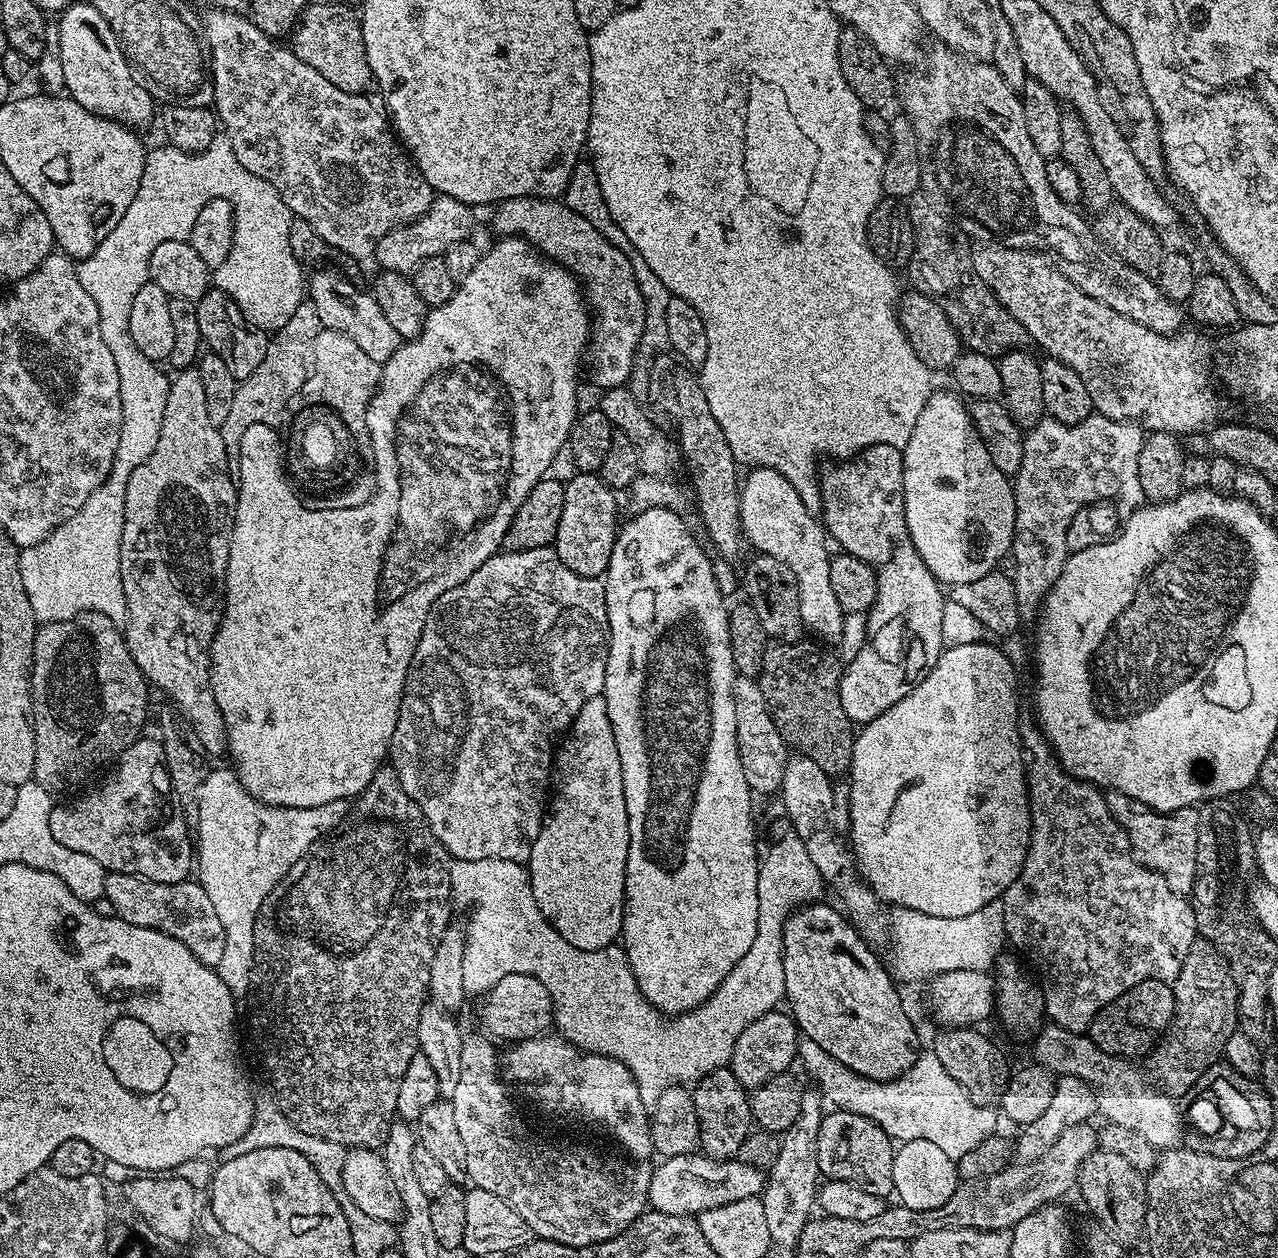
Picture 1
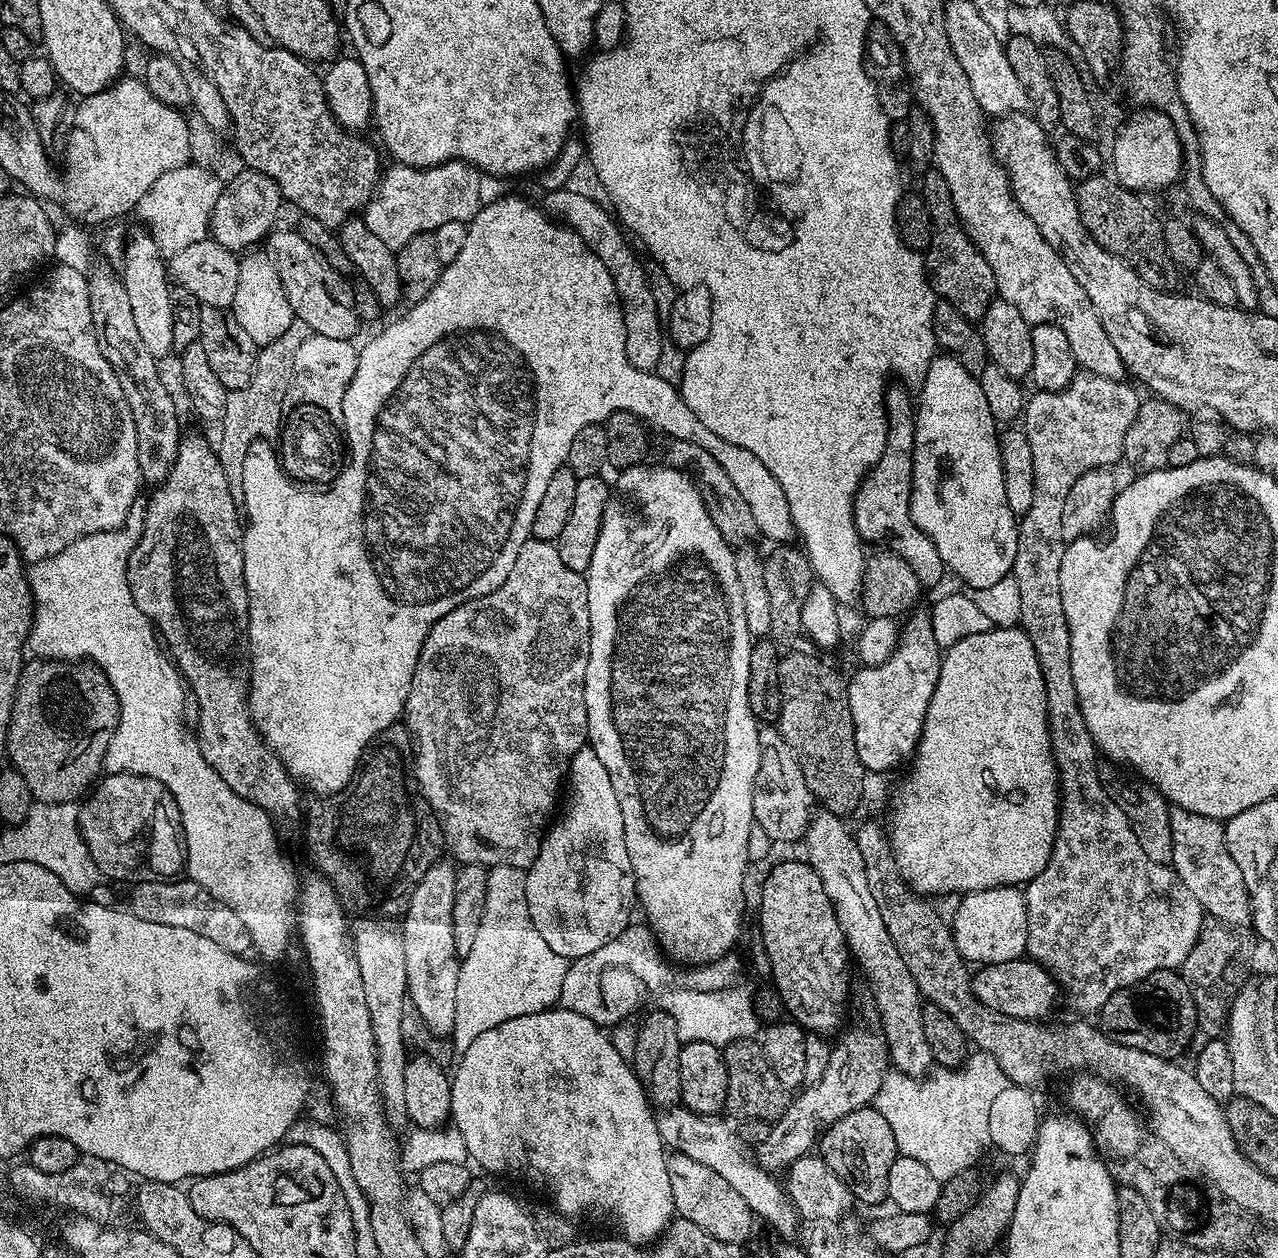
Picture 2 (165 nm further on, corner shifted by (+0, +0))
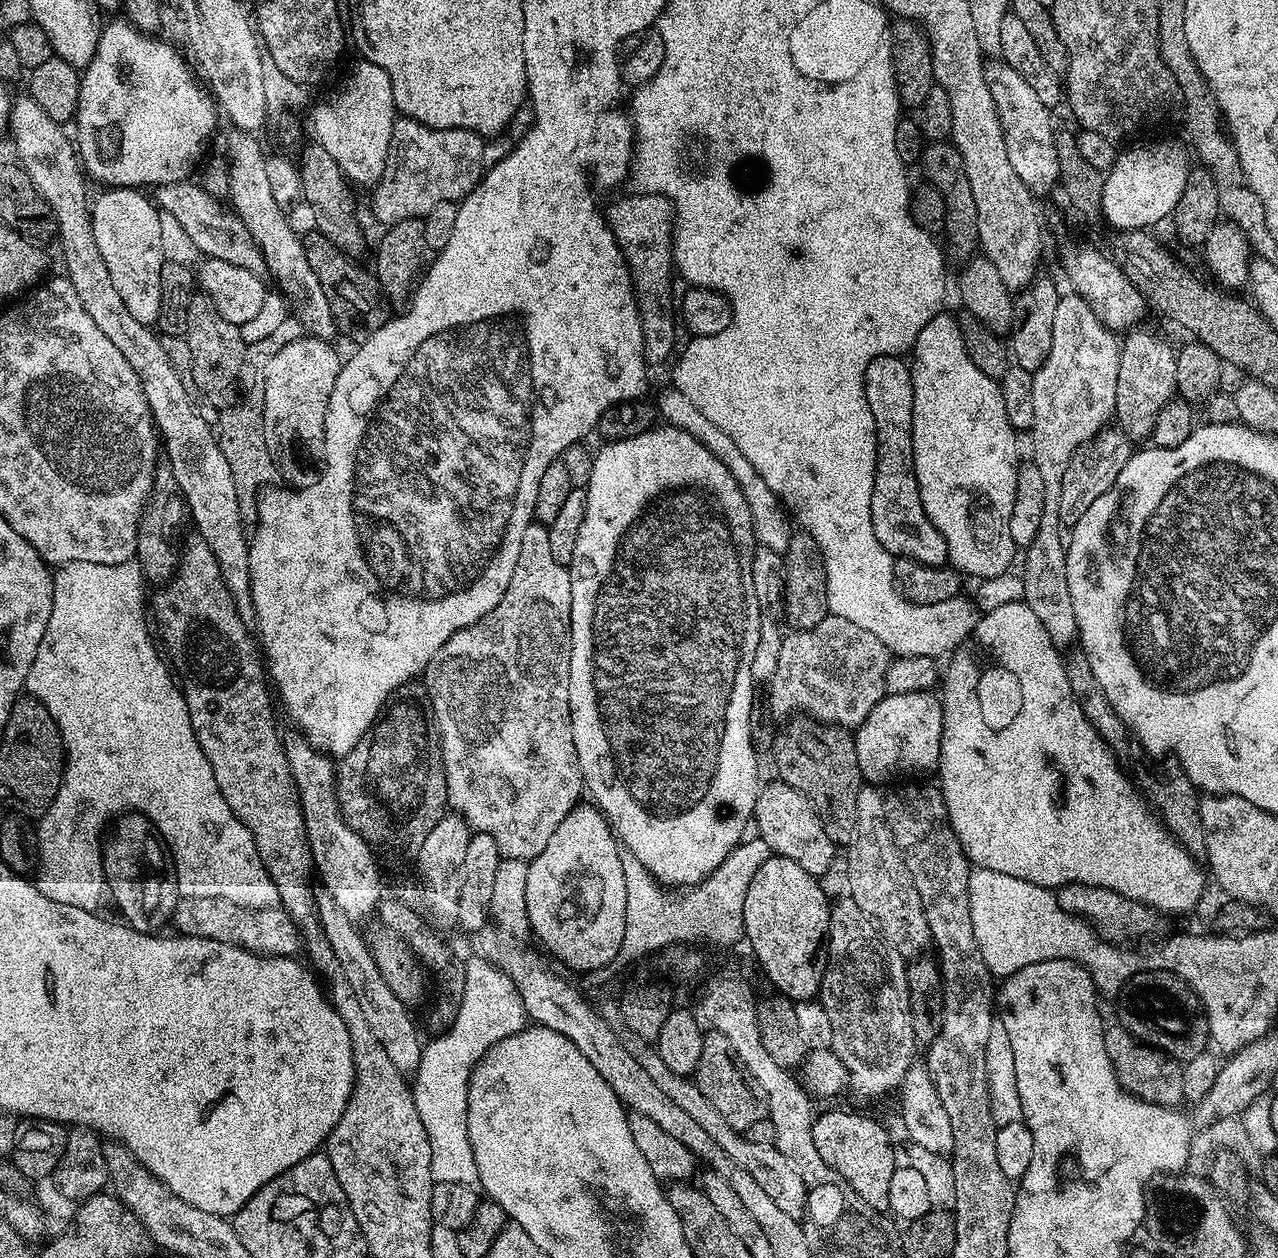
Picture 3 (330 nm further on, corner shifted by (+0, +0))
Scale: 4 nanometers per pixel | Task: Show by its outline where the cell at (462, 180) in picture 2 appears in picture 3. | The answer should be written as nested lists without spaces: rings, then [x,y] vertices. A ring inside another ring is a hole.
[[[398,118],[392,127],[386,170],[374,185],[372,212],[391,226],[419,220],[438,202],[461,201],[476,189],[485,171],[485,137],[469,128],[431,128],[417,120]]]

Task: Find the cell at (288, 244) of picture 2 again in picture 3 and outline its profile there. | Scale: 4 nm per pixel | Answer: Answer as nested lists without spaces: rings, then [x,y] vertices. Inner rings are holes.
[[[179,180],[159,185],[155,189],[154,203],[161,213],[173,216],[178,224],[186,230],[190,242],[194,242],[196,252],[201,257],[222,262],[234,262],[234,266],[242,266],[257,274],[265,271],[264,255],[257,248],[250,230],[238,218],[231,207],[220,205],[221,201],[211,196],[199,183],[192,184],[188,180]]]

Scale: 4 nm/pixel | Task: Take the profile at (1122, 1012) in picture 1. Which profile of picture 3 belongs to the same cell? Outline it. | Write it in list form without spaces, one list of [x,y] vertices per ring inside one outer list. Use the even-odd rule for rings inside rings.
[[[1140,972],[1131,976],[1124,985],[1118,1003],[1118,1023],[1135,1040],[1141,1040],[1149,1048],[1159,1048],[1183,1062],[1202,1054],[1209,1047],[1208,1014],[1197,998],[1196,991],[1181,976],[1175,976],[1172,972]]]

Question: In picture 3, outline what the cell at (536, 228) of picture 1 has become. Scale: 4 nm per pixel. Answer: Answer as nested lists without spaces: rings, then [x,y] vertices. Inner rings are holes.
[[[631,194],[617,204],[606,208],[608,227],[616,236],[620,253],[632,272],[632,285],[636,288],[636,304],[640,308],[644,359],[649,365],[664,364],[673,359],[678,328],[678,304],[672,300],[672,230],[674,213],[666,198],[654,194]]]

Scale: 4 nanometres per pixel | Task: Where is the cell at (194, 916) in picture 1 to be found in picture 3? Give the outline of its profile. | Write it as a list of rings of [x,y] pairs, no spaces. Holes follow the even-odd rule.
[[[190,898],[181,899],[172,912],[171,927],[181,936],[197,936],[198,938],[210,938],[214,942],[226,942],[230,946],[238,946],[247,952],[253,952],[256,956],[290,956],[299,957],[302,952],[302,933],[289,912],[283,907],[274,908],[247,908],[238,906],[234,902],[226,902],[226,898]]]

